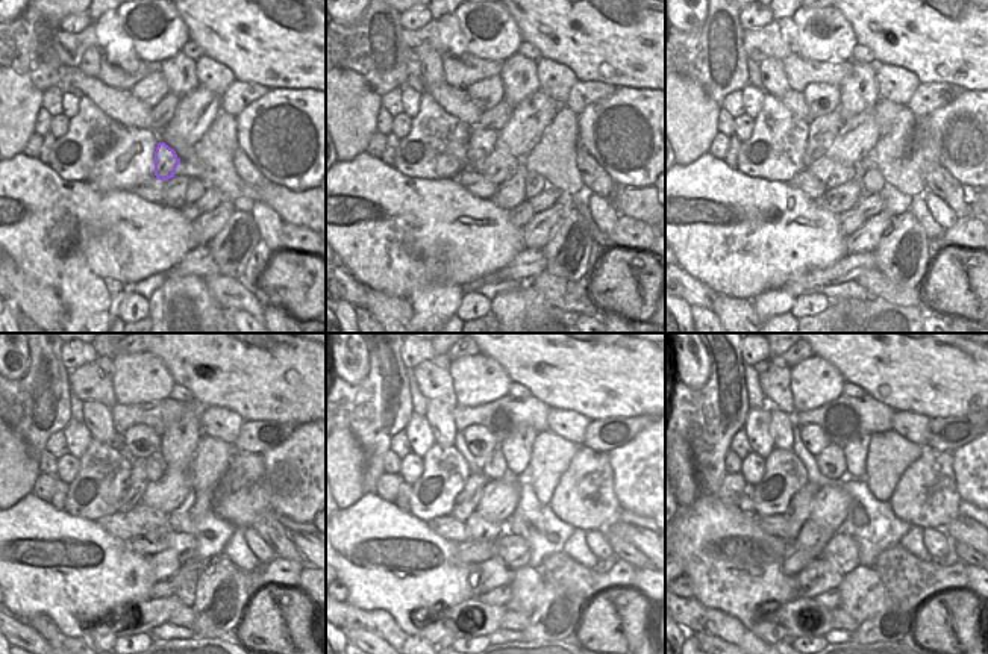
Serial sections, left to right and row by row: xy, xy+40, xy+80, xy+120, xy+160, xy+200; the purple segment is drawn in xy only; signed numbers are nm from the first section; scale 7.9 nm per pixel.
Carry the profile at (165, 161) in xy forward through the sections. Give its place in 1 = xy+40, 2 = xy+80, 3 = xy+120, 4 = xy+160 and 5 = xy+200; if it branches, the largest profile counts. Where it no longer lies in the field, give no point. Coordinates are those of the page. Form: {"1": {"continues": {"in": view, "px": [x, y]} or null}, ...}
{"1": {"continues": {"in": "xy+40", "px": [499, 167]}}, "2": {"continues": {"in": "xy+80", "px": [831, 173]}}, "3": {"continues": {"in": "xy+120", "px": [143, 520]}}, "4": {"continues": {"in": "xy+160", "px": [479, 529]}}, "5": {"continues": {"in": "xy+200", "px": [816, 536]}}}

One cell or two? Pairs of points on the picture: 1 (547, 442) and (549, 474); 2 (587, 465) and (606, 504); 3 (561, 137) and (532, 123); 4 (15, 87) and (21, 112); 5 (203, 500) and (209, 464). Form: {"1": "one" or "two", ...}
{"1": "one", "2": "one", "3": "two", "4": "one", "5": "one"}

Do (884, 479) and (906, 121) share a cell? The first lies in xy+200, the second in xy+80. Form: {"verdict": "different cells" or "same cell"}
{"verdict": "different cells"}

